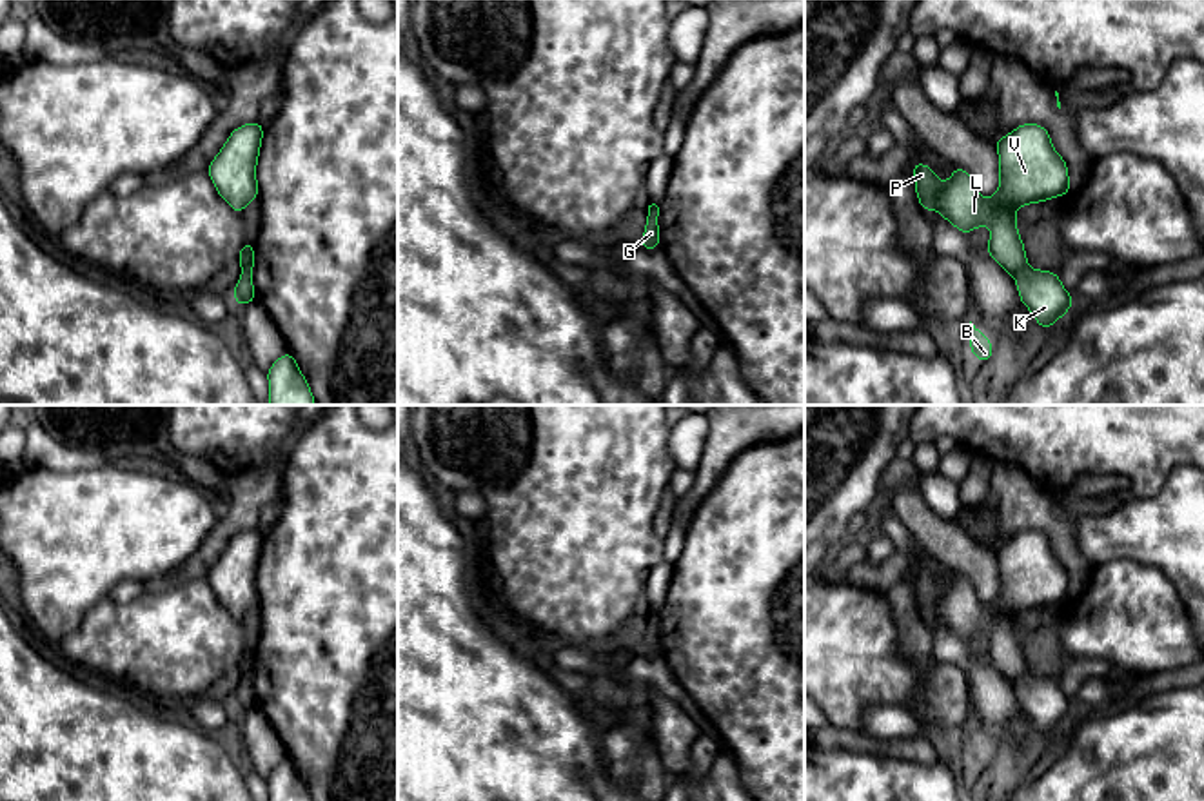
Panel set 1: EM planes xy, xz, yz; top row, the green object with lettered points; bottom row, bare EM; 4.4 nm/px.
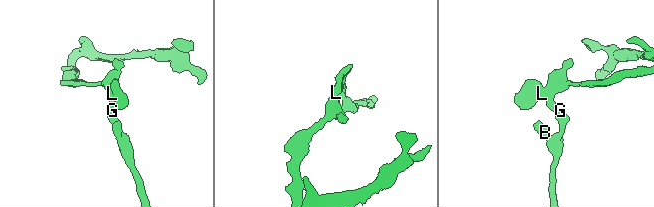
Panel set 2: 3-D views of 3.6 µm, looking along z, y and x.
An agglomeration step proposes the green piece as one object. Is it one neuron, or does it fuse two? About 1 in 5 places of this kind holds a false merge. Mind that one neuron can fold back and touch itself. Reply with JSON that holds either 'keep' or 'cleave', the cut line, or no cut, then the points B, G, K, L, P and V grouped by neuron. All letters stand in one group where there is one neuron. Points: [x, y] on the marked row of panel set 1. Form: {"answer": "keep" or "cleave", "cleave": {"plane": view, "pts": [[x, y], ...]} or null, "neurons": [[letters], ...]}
{"answer": "cleave", "cleave": {"plane": "yz", "pts": [[1026, 267], [1016, 278]]}, "neurons": [["B", "G", "K"], ["L", "P", "V"]]}

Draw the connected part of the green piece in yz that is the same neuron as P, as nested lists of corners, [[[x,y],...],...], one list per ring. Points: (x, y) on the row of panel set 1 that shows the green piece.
[[[1022,124],[1015,127],[1006,136],[995,140],[995,149],[999,153],[999,191],[992,198],[981,196],[968,171],[955,167],[950,180],[941,182],[933,169],[921,162],[913,162],[915,193],[924,213],[935,209],[962,234],[986,225],[992,231],[986,252],[999,267],[1017,278],[1028,269],[1028,256],[1017,231],[1015,209],[1070,194],[1068,165],[1053,149],[1046,127],[1039,124]]]

